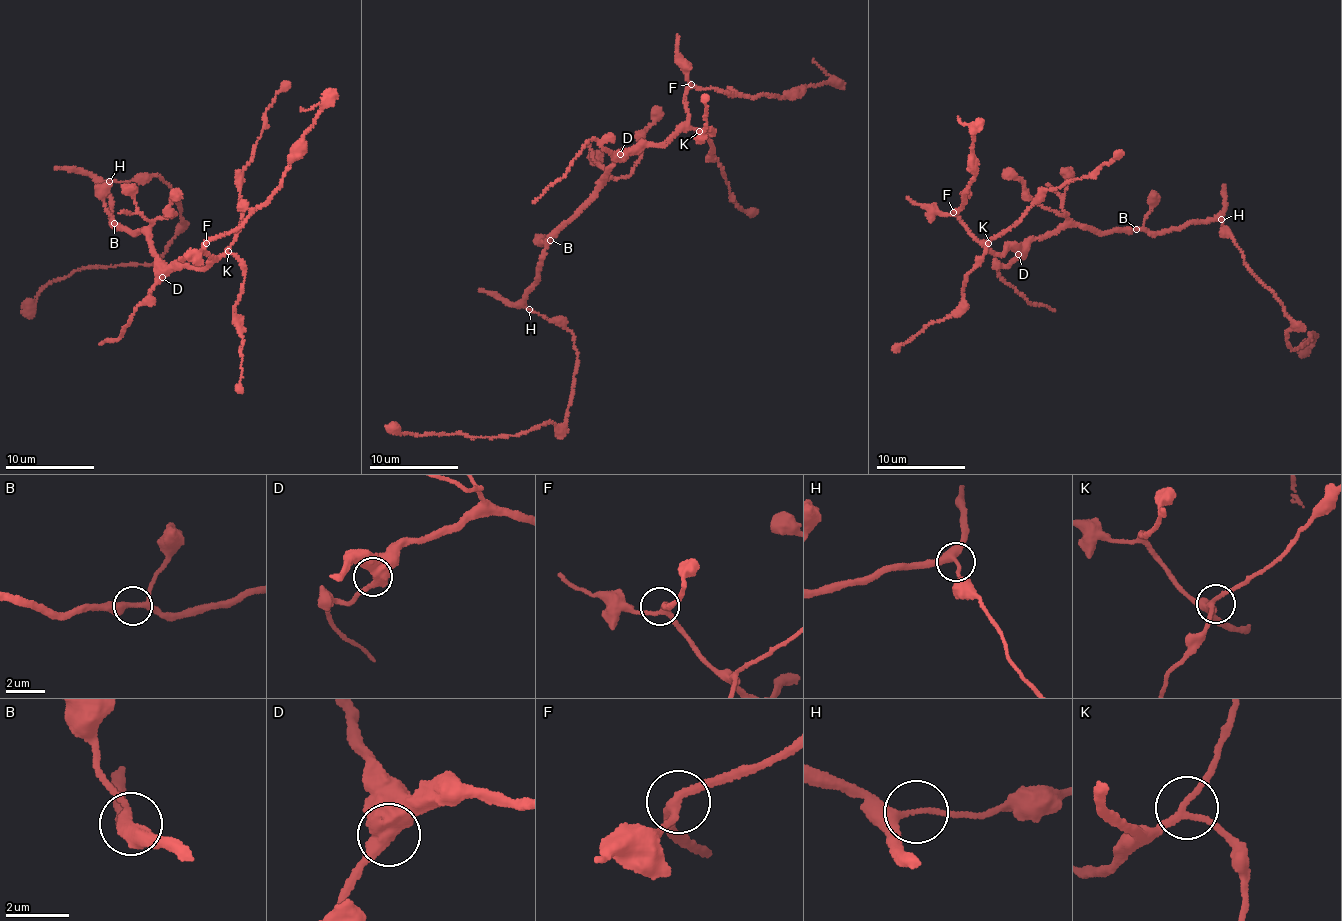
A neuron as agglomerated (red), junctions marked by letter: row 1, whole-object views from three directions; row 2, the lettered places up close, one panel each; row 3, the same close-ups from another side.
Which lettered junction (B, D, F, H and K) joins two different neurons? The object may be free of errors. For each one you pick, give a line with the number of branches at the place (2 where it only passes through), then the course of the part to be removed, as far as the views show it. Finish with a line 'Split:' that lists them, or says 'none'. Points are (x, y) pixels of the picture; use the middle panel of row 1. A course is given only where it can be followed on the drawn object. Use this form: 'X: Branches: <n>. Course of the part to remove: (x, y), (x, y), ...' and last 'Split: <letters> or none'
Split: none

